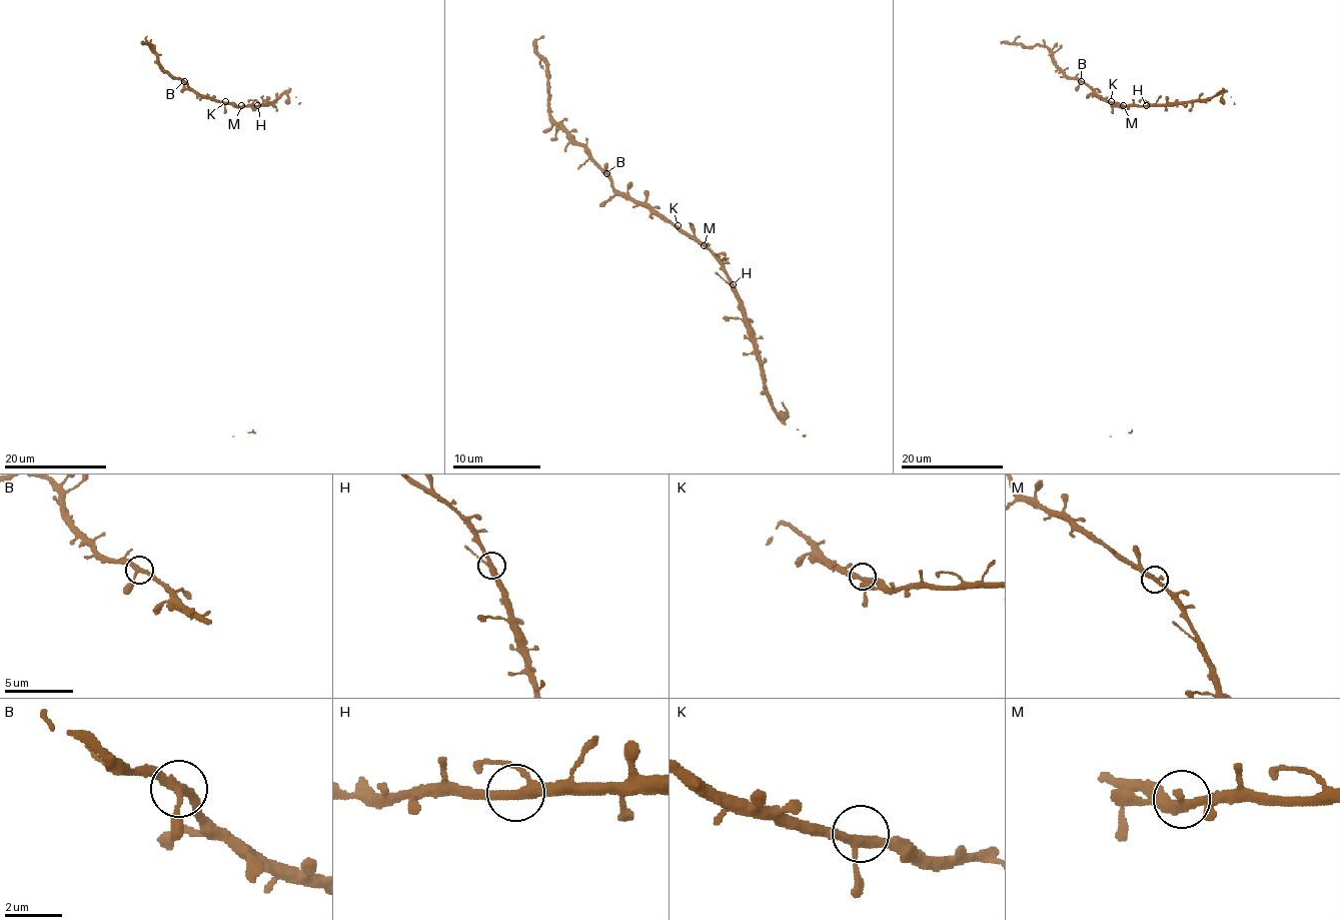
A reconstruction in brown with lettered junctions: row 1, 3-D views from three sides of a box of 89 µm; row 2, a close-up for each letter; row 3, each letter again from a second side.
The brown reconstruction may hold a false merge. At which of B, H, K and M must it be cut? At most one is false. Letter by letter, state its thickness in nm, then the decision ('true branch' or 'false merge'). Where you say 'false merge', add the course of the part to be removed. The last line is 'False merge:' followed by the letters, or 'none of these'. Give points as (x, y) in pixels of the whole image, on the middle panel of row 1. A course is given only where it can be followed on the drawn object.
B: calibre 280 nm; true branch
H: calibre 300 nm; true branch
K: calibre 260 nm; true branch
M: calibre 360 nm; true branch
False merge: none of these

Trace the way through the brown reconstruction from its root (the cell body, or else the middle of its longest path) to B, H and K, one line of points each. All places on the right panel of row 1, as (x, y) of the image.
B: (1113, 113), (1111, 103), (1081, 81)
H: (1113, 113), (1114, 104), (1146, 105)
K: (1113, 113), (1111, 101)

